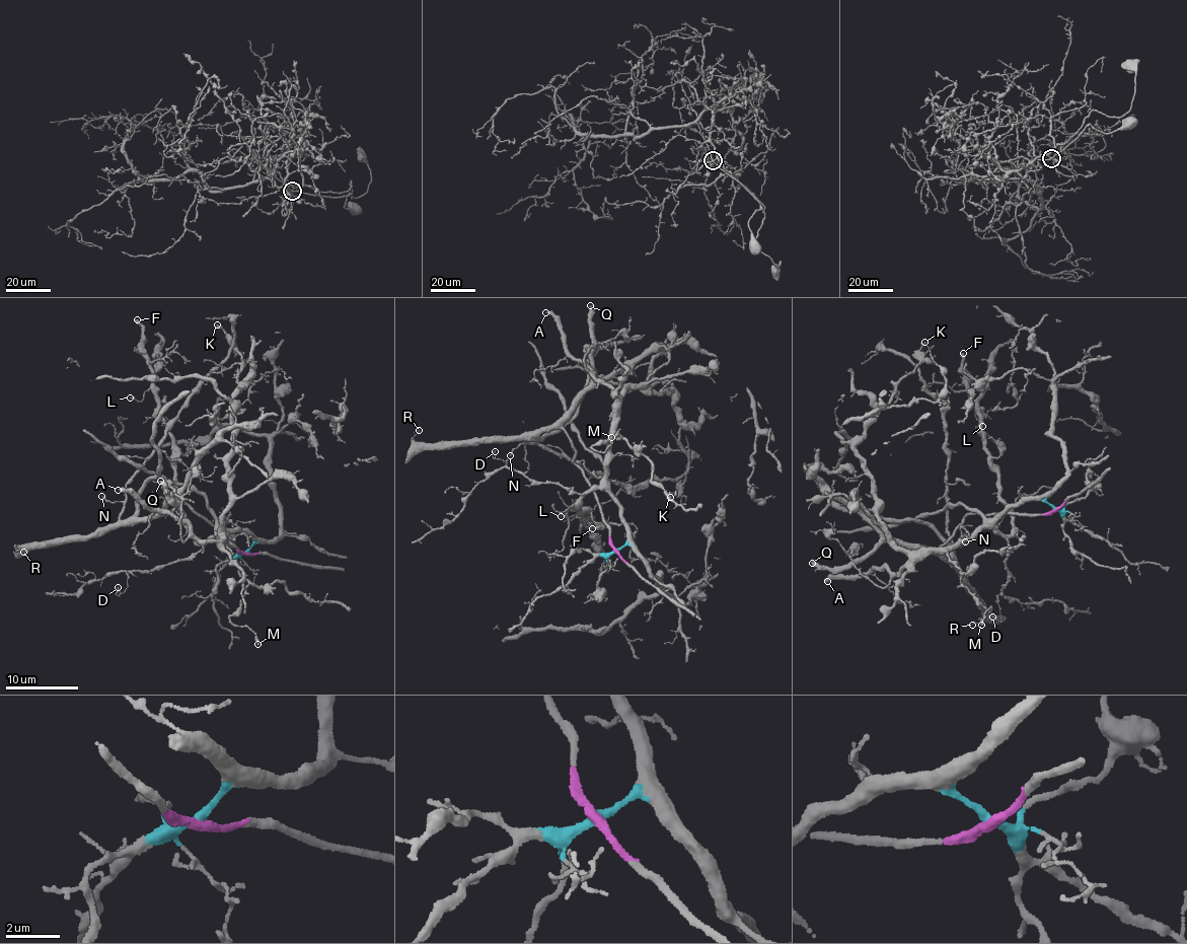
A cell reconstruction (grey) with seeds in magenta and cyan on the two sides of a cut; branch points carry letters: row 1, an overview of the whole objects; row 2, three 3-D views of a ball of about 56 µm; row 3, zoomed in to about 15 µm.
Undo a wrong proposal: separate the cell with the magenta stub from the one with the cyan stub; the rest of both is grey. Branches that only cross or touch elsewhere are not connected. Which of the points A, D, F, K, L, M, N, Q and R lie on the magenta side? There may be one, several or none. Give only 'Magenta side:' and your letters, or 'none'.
Magenta side: N, Q, R

